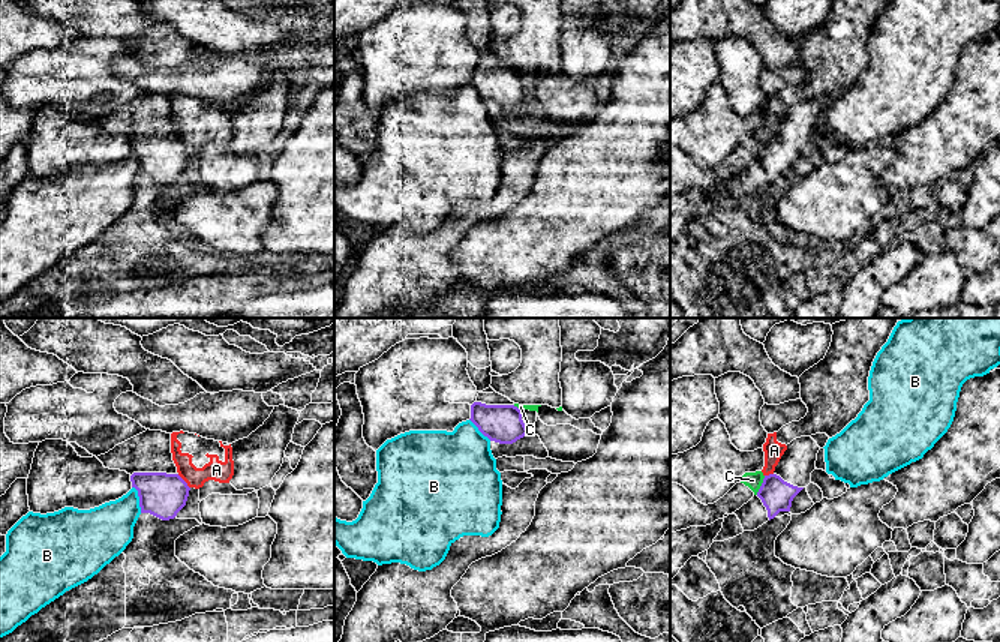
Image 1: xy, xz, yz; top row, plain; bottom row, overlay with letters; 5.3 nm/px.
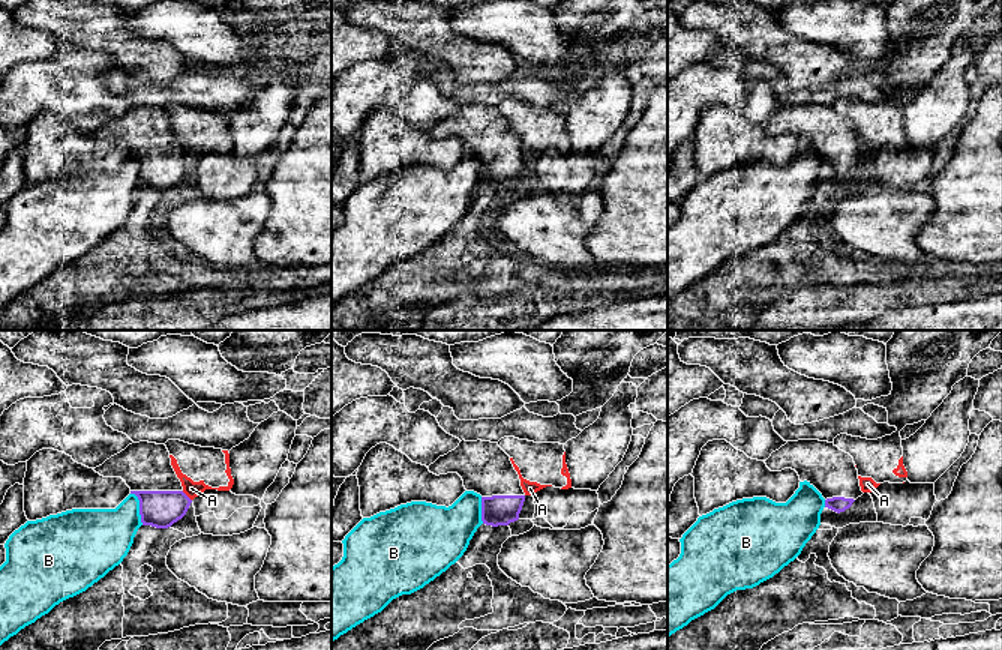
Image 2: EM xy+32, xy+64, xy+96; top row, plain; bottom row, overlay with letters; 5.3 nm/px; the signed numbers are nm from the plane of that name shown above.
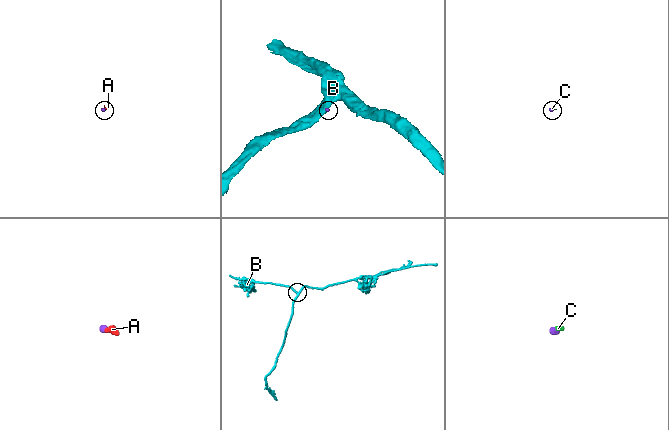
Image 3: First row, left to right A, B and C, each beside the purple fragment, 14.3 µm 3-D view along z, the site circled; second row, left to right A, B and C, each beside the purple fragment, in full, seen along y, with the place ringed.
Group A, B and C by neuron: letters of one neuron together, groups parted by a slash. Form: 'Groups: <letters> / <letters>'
Groups: A C / B

